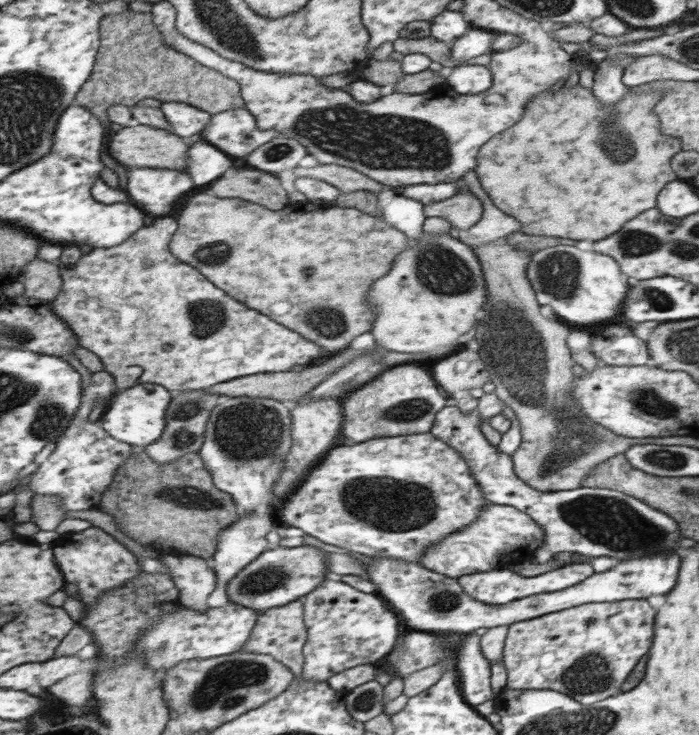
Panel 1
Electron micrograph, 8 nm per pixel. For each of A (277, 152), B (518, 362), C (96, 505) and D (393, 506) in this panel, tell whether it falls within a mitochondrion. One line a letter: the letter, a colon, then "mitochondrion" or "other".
A: mitochondrion
B: mitochondrion
C: other
D: mitochondrion

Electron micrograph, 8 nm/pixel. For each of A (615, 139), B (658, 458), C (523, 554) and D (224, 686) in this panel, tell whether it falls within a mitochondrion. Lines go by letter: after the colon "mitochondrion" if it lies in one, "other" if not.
A: mitochondrion
B: mitochondrion
C: other
D: mitochondrion

